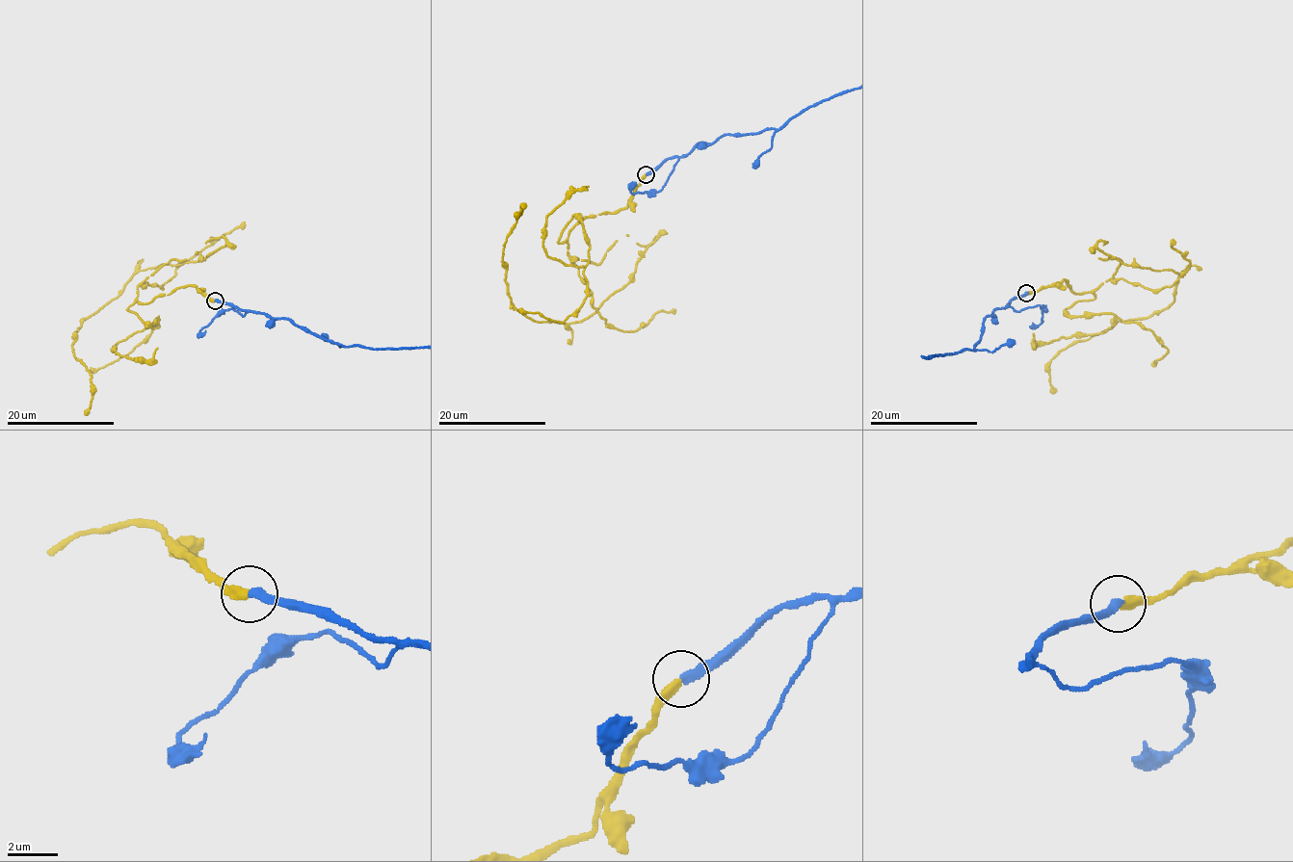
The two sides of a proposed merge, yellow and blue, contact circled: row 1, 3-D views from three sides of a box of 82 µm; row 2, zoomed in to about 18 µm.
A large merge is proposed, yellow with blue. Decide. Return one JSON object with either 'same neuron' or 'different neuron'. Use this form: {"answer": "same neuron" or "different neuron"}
{"answer": "same neuron"}

